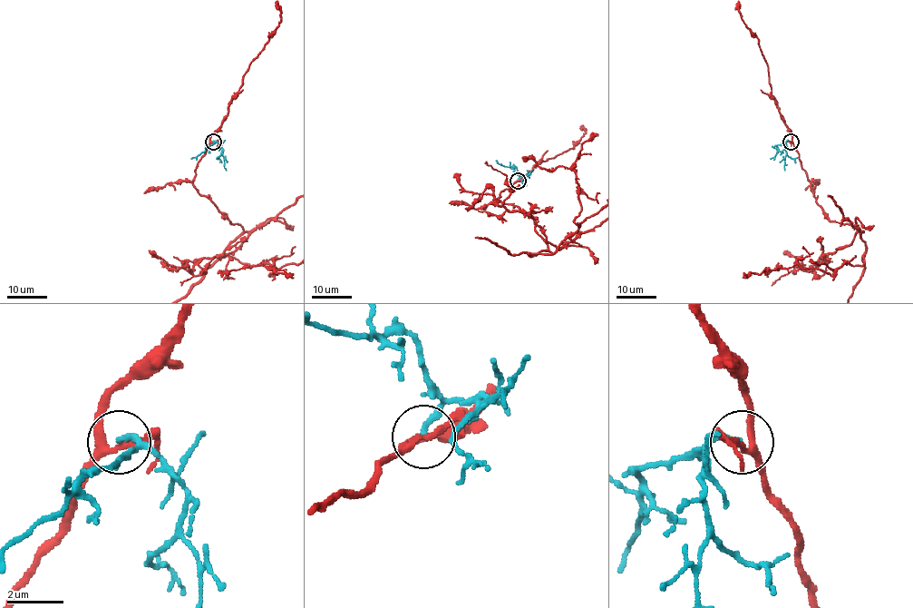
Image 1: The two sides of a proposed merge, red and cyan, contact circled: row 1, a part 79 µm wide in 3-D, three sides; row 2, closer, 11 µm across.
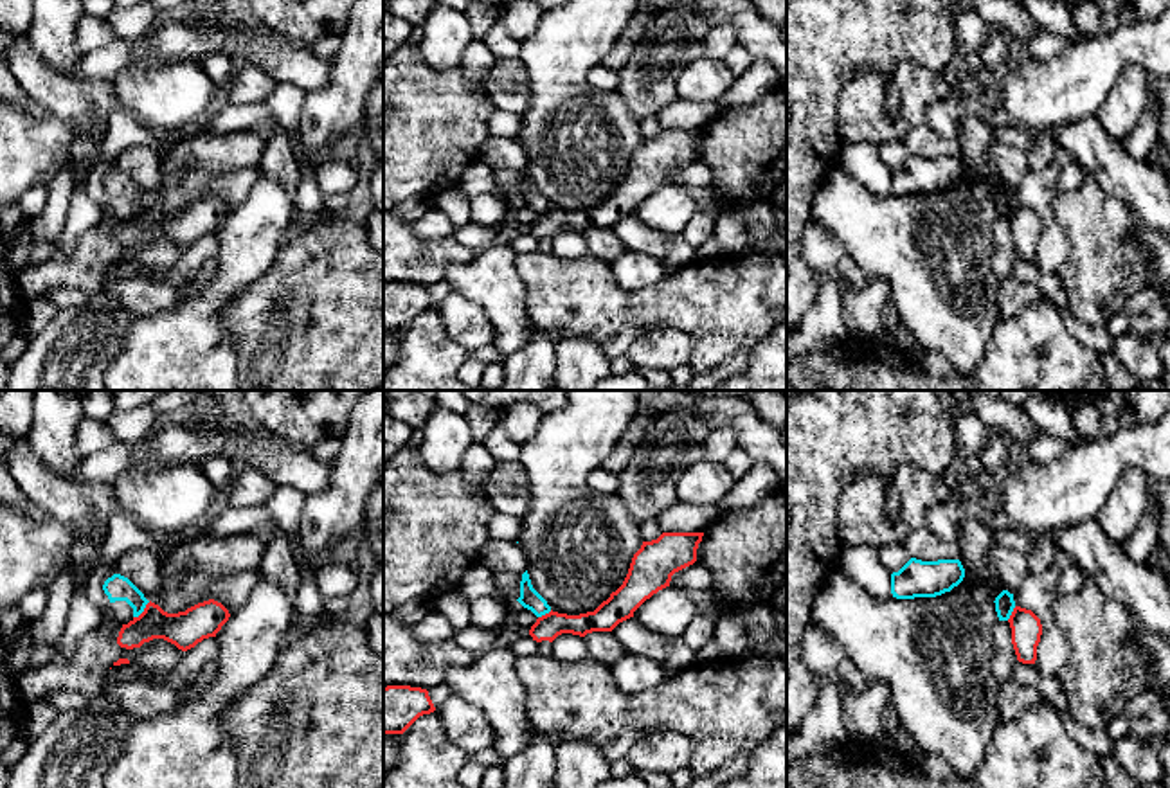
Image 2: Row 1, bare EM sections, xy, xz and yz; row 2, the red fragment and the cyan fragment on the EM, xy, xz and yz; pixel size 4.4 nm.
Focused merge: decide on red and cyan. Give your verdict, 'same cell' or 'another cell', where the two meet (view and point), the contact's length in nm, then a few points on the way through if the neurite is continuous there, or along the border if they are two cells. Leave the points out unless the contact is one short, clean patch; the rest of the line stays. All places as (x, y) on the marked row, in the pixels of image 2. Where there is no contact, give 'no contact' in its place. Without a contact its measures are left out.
another cell | xy (144, 610) | 110 nm | along xy (150, 601), (134, 617)

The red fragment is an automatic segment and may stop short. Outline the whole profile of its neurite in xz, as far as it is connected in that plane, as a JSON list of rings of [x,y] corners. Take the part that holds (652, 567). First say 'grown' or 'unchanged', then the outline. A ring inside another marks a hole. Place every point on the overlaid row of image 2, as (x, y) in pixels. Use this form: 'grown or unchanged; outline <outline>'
unchanged; outline [[[662,533],[657,540],[643,542],[634,554],[623,585],[594,612],[567,615],[549,612],[536,619],[529,635],[533,640],[553,642],[562,633],[585,637],[592,631],[612,631],[619,622],[653,594],[670,587],[671,576],[697,561],[704,533]]]

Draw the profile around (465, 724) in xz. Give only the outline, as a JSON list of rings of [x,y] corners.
[[[452,694],[439,709],[436,709],[445,727],[446,736],[461,748],[466,757],[493,745],[493,730],[484,716],[484,711]]]

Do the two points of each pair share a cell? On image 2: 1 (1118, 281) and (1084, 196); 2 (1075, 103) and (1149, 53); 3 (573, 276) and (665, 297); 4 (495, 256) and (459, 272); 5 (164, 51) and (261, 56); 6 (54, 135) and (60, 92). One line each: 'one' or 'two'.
1: one
2: one
3: one
4: one
5: one
6: two

